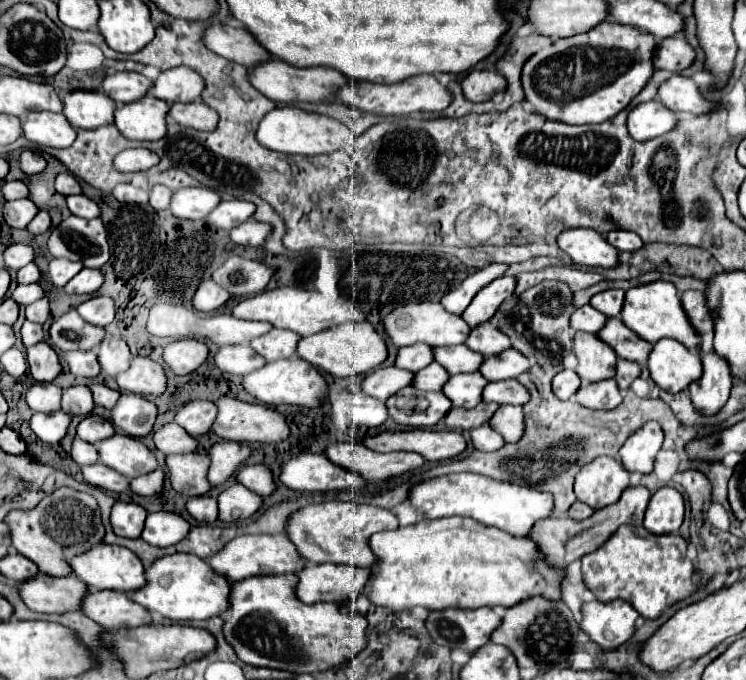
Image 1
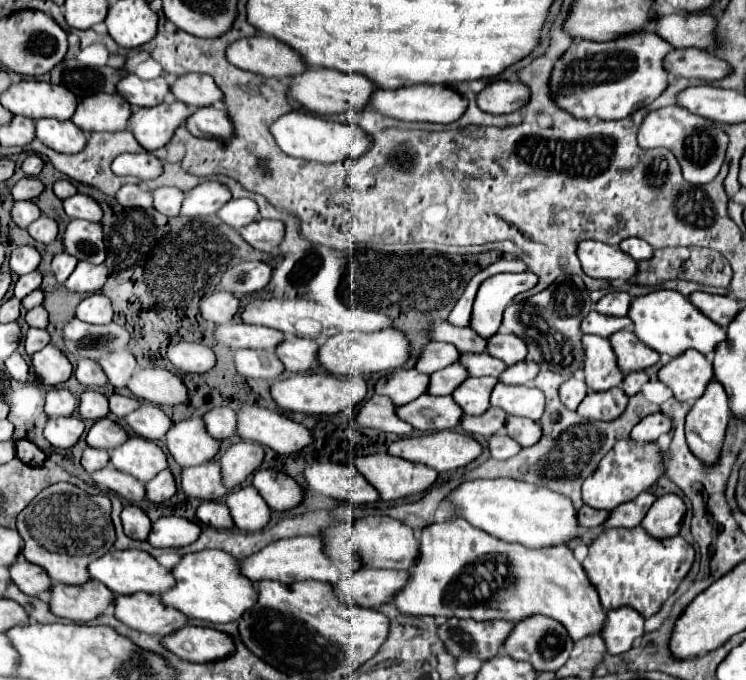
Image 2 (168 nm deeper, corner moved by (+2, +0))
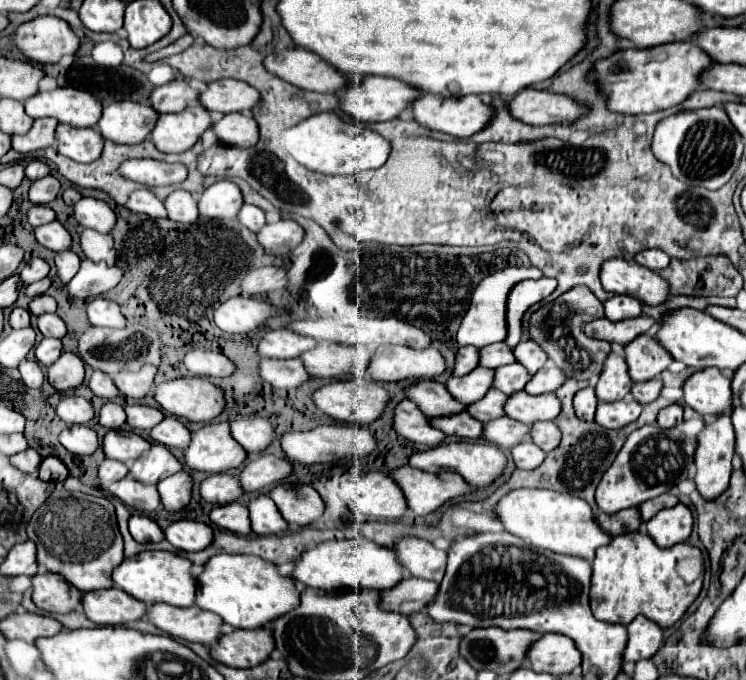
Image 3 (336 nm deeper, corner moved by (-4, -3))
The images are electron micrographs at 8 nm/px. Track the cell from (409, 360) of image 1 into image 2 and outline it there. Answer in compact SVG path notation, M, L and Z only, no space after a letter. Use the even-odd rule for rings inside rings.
M429 342L425 348L423 348L423 354L417 362L417 370L419 372L425 372L425 374L431 374L431 372L437 372L441 368L447 368L451 364L455 364L459 360L461 352L457 348L453 348L453 344L447 344L447 342Z

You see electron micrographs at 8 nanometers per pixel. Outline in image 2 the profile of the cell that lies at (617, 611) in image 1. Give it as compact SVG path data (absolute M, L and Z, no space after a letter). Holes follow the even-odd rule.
M617 608L607 612L607 622L601 632L609 654L623 654L631 650L633 640L645 634L645 618L641 618L633 608Z

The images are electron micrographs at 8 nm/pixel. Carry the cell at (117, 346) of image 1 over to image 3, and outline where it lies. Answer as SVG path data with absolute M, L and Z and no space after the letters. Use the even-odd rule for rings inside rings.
M143 365L139 371L121 371L113 377L119 393L123 397L133 397L141 399L151 391L153 377L155 377L157 367L155 365Z

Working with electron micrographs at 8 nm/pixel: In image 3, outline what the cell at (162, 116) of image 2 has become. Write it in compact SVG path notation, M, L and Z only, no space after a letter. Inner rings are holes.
M193 103L185 111L159 115L151 131L151 141L161 153L183 153L195 145L209 125L209 113L199 103Z

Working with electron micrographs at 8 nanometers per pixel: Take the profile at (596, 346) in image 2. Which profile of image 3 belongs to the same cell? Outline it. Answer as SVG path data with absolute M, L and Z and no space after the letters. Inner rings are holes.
M611 351L607 355L607 363L603 363L603 371L599 375L599 381L595 385L595 393L599 401L619 401L631 391L631 377L627 373L625 359Z

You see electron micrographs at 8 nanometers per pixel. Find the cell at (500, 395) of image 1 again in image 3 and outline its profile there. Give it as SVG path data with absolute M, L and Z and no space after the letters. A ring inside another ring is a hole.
M517 391L515 395L509 395L505 403L505 415L525 425L533 425L537 421L553 421L559 411L561 403L553 393L527 395L525 391Z

